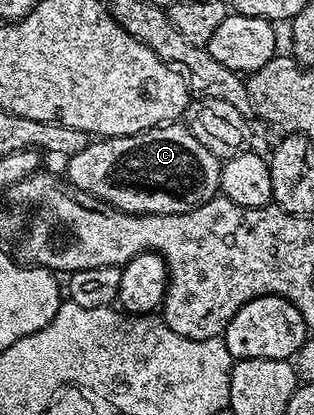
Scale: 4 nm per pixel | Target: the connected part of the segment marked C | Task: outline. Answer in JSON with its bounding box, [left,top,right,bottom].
[66,121,221,215]

